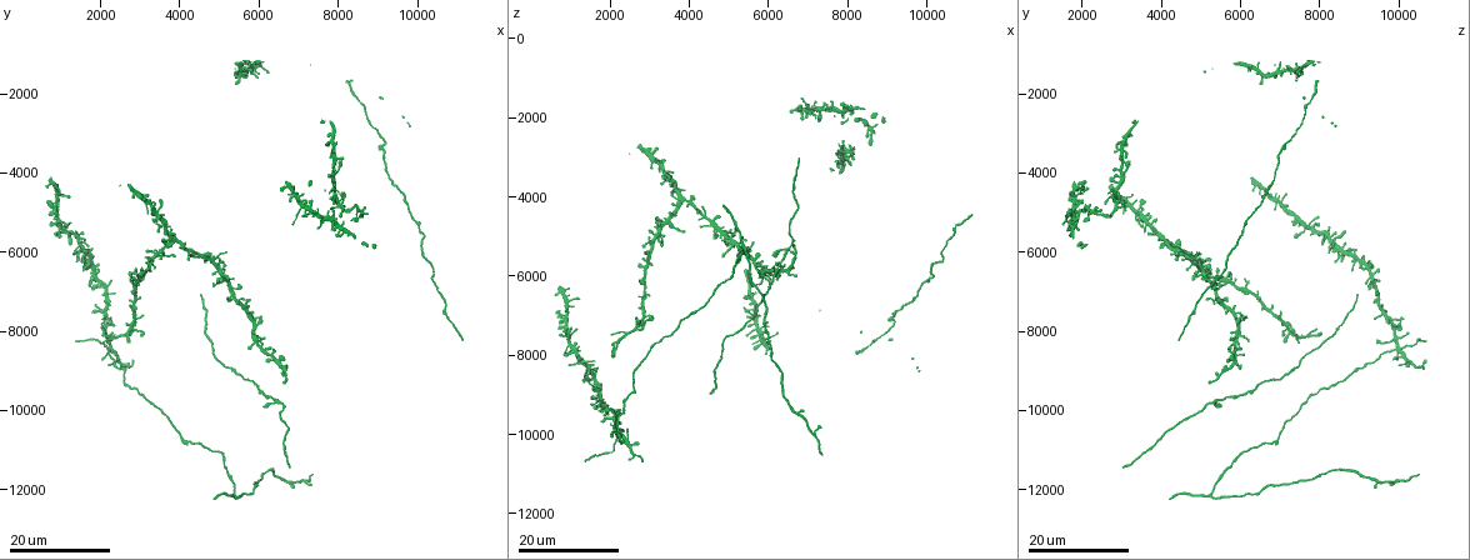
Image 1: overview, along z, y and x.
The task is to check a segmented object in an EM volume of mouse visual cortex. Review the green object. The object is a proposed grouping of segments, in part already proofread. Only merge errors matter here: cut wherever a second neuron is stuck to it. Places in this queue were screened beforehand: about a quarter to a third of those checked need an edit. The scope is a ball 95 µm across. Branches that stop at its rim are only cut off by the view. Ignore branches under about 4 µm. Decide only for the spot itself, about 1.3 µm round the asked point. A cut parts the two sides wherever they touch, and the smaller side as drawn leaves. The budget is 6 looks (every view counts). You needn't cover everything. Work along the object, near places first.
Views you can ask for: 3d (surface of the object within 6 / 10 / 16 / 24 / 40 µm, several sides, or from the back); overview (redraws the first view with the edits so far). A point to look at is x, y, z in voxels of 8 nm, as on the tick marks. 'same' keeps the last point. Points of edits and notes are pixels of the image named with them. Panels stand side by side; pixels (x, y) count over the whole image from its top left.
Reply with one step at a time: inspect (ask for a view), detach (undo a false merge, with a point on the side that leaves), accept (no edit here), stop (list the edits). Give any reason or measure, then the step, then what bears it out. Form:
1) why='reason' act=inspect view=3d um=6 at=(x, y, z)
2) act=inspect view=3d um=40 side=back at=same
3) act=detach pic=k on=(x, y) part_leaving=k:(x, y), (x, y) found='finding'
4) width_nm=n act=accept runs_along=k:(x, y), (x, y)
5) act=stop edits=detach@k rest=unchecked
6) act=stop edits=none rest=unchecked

why='three arms meet' act=inspect view=3d um=16 at=(6450, 9800, 5450)

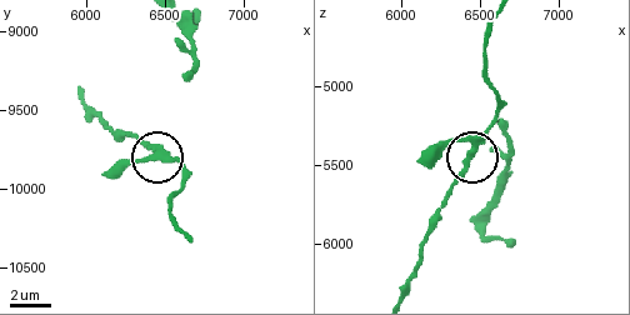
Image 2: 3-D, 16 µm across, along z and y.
act=inspect view=3d um=6 at=(6440, 9760, 5380)

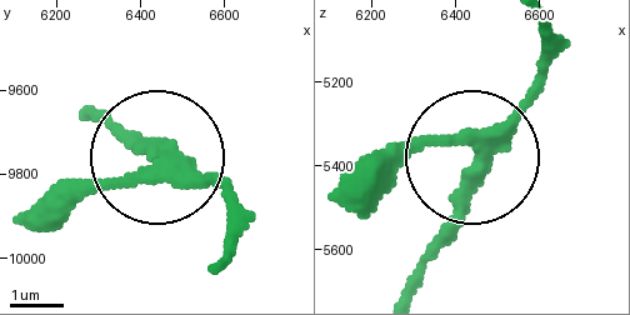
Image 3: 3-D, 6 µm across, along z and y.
width_nm=300 act=accept found='continuous, no second neuron'

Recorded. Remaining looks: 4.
why='looks like a crossing' act=inspect view=3d um=16 at=(6500, 8750, 5850)

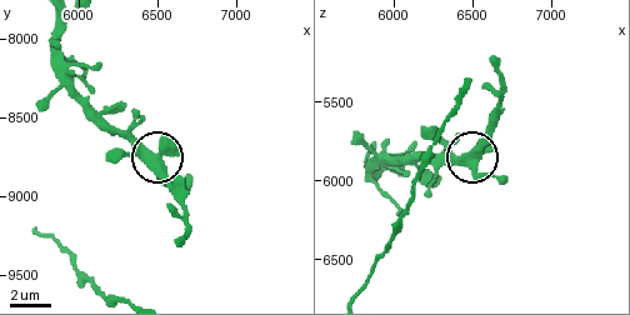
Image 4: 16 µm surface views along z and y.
act=inspect view=3d um=10 at=(6540, 8780, 5840)

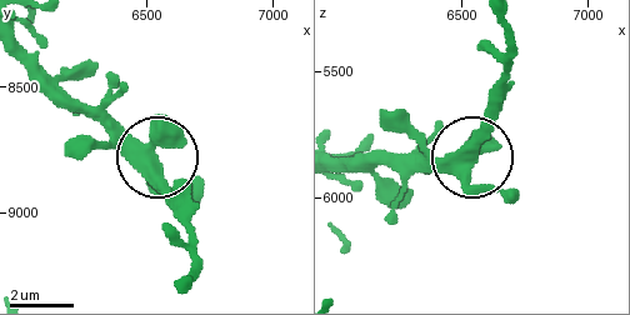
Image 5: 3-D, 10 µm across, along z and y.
act=accept found='all the same neuron'

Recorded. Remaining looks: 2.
why='three arms meet' act=inspect view=3d um=24 at=(5350, 12150, 5200)

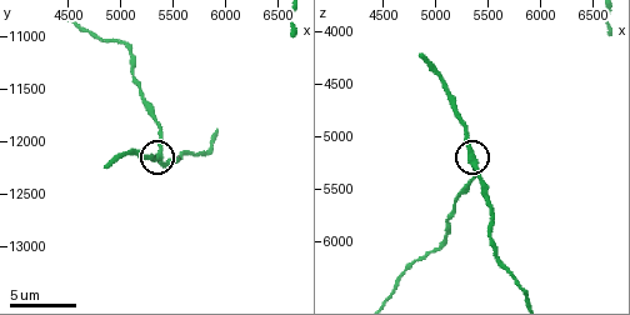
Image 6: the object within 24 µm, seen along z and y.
why='closer look' act=inspect view=3d um=10 at=same

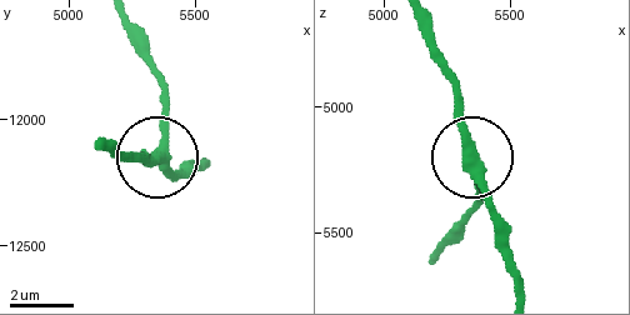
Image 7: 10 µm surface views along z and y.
width_nm=300 act=accept found='continuous, no second neuron'

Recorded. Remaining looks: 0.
act=stop edits=none rest=unchecked

